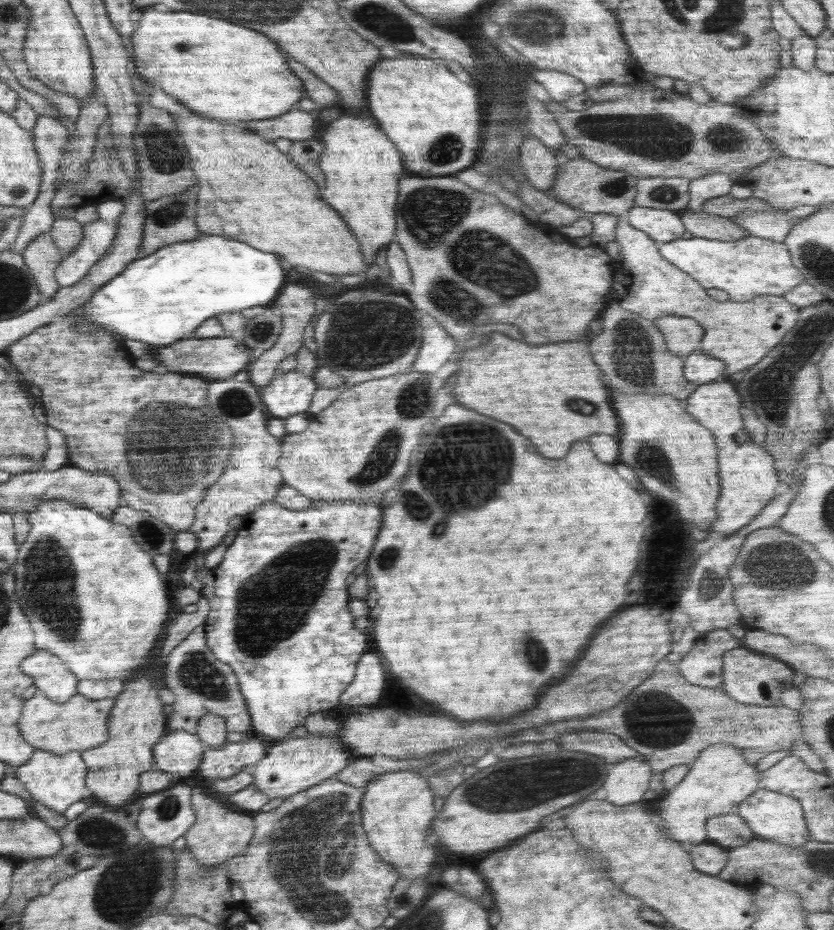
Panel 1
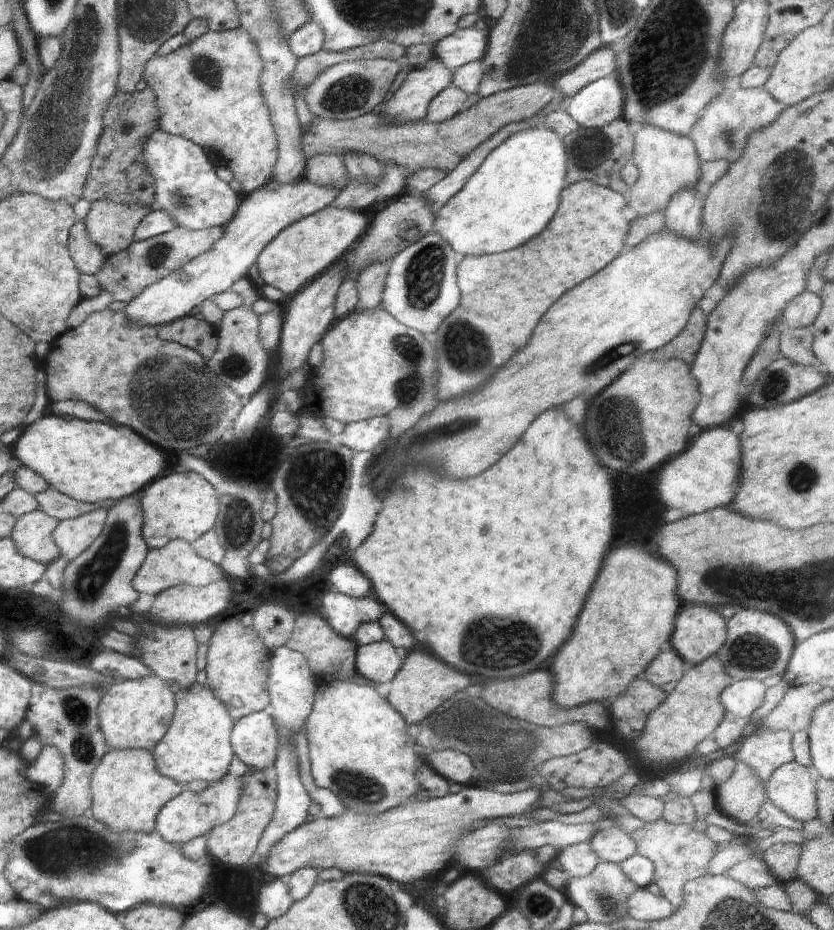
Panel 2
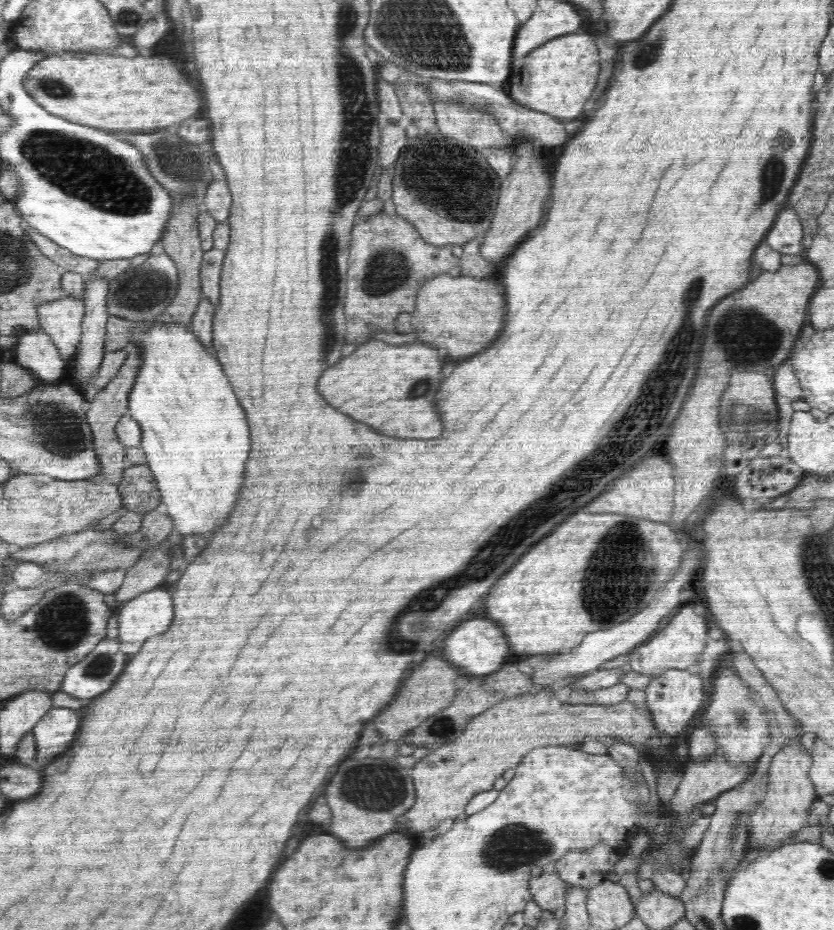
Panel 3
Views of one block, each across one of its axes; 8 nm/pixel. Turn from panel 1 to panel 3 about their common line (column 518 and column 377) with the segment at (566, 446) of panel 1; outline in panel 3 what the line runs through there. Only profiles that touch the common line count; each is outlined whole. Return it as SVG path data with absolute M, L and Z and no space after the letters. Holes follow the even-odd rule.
M368 337L370 342L360 346L354 354L328 368L318 380L320 396L342 414L368 424L378 434L394 438L436 438L442 432L442 422L432 406L434 394L442 380L441 350L428 348L419 341L406 345L388 345ZM418 394L418 396L410 396ZM408 400L418 400L418 410L402 412L408 408Z

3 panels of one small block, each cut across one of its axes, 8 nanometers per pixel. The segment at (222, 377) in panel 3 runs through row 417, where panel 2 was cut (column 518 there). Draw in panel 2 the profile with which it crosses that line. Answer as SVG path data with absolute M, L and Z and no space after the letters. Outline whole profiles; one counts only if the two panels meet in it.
M538 126L536 128L529 128L528 130L522 130L522 132L516 132L512 134L510 138L506 138L500 146L497 146L484 158L484 162L480 164L480 168L470 176L470 180L464 184L464 186L456 193L446 204L440 206L438 210L435 222L433 223L433 231L436 234L440 234L446 242L463 257L468 257L468 254L494 254L494 252L506 252L510 248L516 248L524 242L528 242L530 238L534 238L536 234L540 234L546 224L552 220L556 208L558 208L558 200L560 200L560 194L564 188L567 187L566 178L566 150L564 150L564 143L561 138L558 138L557 134L554 134L547 128Z

